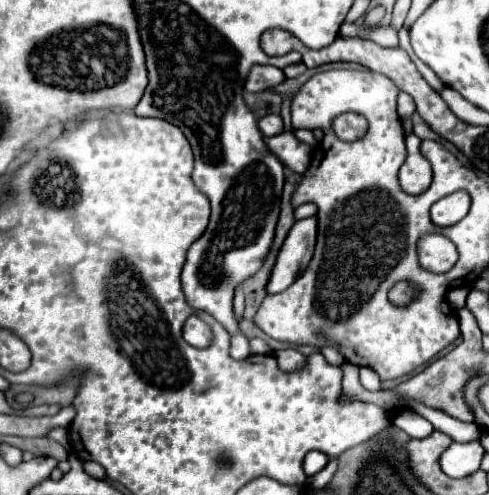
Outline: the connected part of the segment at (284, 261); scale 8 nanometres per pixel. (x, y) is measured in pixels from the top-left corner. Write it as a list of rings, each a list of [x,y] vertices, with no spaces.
[[[317,216],[297,220],[291,228],[271,272],[267,292],[279,294],[293,284],[293,280],[309,266],[317,240]]]

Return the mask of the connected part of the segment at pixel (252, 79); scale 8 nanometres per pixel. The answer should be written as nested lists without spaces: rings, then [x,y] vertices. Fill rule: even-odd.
[[[253,66],[249,76],[247,76],[245,90],[249,90],[249,92],[269,90],[269,88],[275,88],[277,84],[281,84],[285,80],[287,78],[285,78],[283,70],[279,70],[275,66]]]

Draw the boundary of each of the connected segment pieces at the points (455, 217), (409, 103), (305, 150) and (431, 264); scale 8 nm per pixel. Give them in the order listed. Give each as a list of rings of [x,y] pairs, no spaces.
[[[464,191],[449,194],[431,206],[431,220],[437,226],[451,226],[466,216],[470,204],[471,199]]]
[[[399,92],[399,98],[397,98],[397,112],[401,116],[401,120],[407,120],[411,118],[411,114],[415,112],[415,102],[409,94],[405,92]]]
[[[291,130],[265,138],[265,144],[279,158],[279,162],[283,166],[287,166],[289,170],[293,170],[297,174],[303,174],[307,170],[313,148],[301,140],[295,140],[295,134]]]
[[[425,234],[417,244],[419,264],[431,272],[447,272],[455,262],[455,244],[441,234]]]

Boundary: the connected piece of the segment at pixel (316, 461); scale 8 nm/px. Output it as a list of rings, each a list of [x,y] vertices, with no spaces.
[[[309,452],[309,454],[305,456],[305,462],[303,462],[305,474],[307,474],[307,476],[317,474],[319,470],[323,470],[323,468],[327,466],[327,460],[329,460],[329,458],[327,458],[323,452]]]

